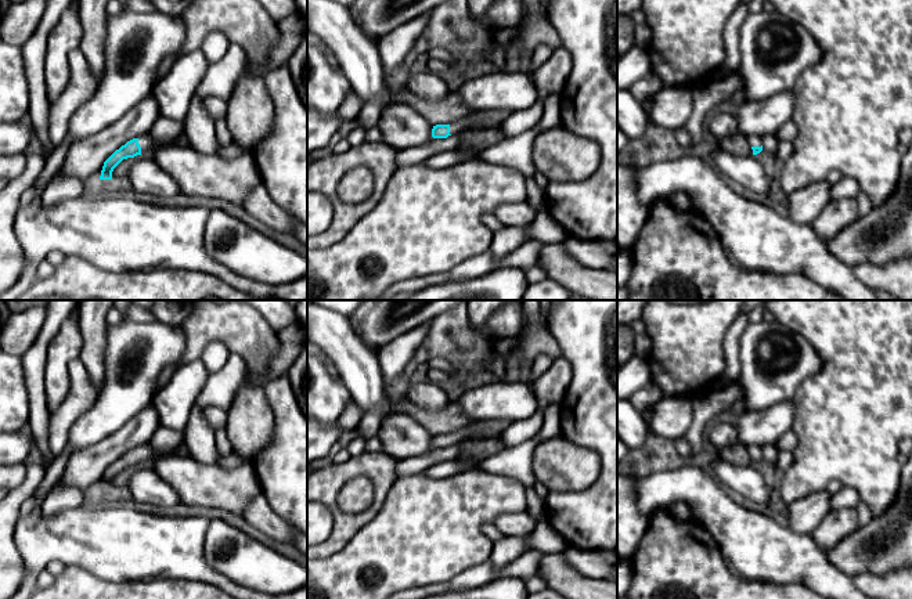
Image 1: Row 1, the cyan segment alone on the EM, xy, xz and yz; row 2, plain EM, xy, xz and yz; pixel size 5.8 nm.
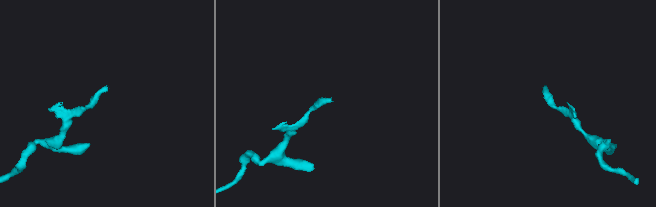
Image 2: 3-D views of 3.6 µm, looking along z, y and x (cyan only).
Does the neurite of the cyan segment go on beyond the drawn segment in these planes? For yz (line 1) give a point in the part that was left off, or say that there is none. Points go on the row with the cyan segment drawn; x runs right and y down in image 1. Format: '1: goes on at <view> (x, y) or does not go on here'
1: goes on at yz (753, 140)

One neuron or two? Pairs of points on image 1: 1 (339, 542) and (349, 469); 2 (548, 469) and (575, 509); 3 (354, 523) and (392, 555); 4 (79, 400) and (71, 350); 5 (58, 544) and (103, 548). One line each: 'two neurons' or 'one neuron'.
1: one neuron
2: two neurons
3: two neurons
4: two neurons
5: one neuron

